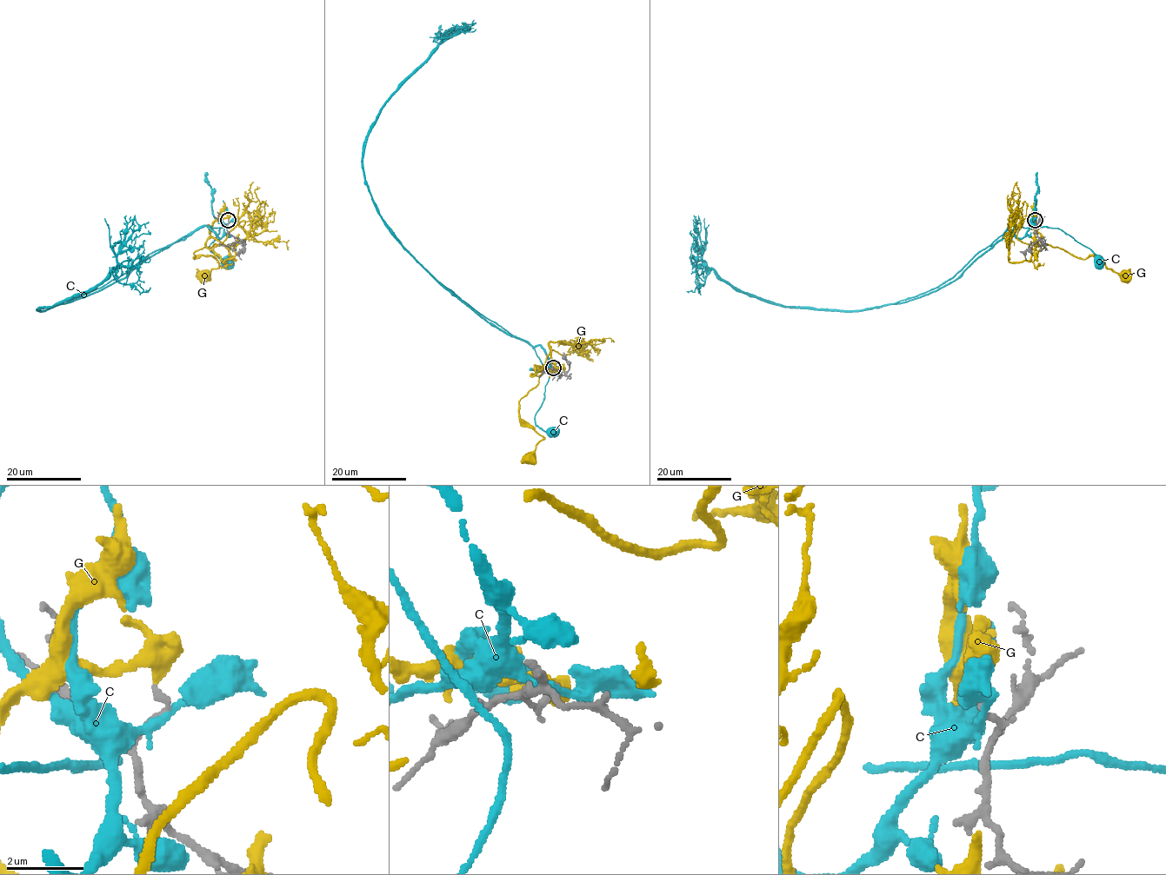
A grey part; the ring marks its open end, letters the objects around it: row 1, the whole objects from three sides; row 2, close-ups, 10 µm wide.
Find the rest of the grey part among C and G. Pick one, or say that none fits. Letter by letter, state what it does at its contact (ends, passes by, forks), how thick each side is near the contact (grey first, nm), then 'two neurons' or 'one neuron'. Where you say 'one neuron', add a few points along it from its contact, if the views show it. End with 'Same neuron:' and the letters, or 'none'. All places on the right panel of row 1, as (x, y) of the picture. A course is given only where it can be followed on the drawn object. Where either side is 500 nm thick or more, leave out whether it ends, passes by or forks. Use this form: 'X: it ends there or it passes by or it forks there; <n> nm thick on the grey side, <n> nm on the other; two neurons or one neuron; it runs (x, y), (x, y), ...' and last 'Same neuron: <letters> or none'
C: it passes by; 200 nm thick on the grey side, 200 nm on the other; two neurons
G: it passes by; 150 nm thick on the grey side, 320 nm on the other; one neuron; it runs (1036, 220), (1042, 236), (1036, 245), (1050, 244), (1082, 258), (1099, 255), (1107, 268), (1126, 278)
Same neuron: G

